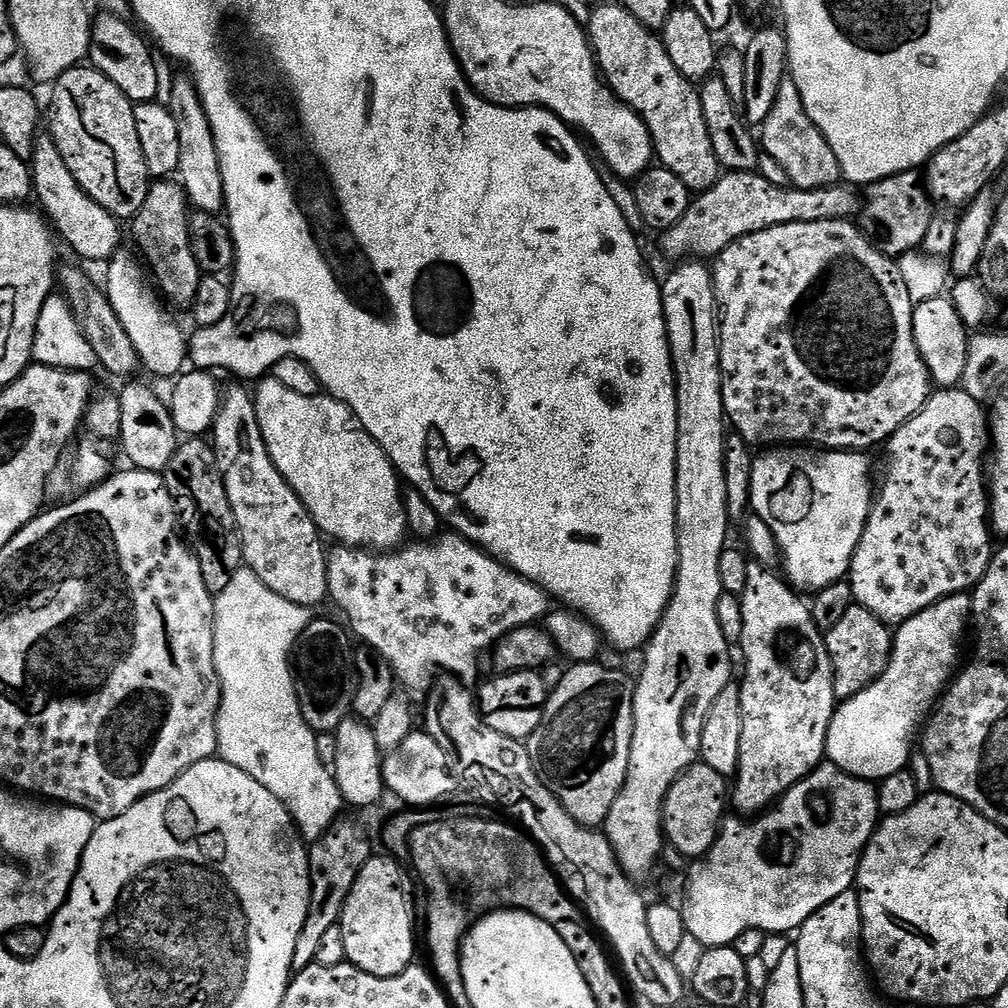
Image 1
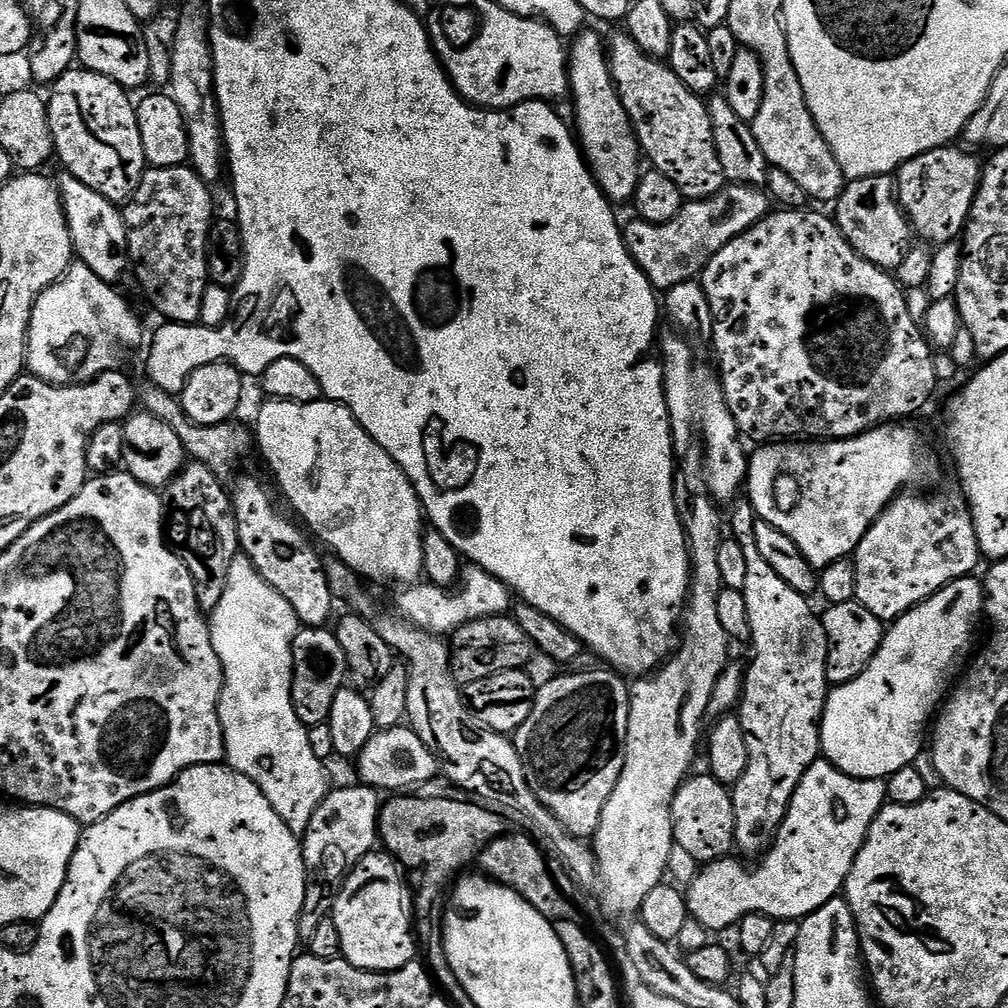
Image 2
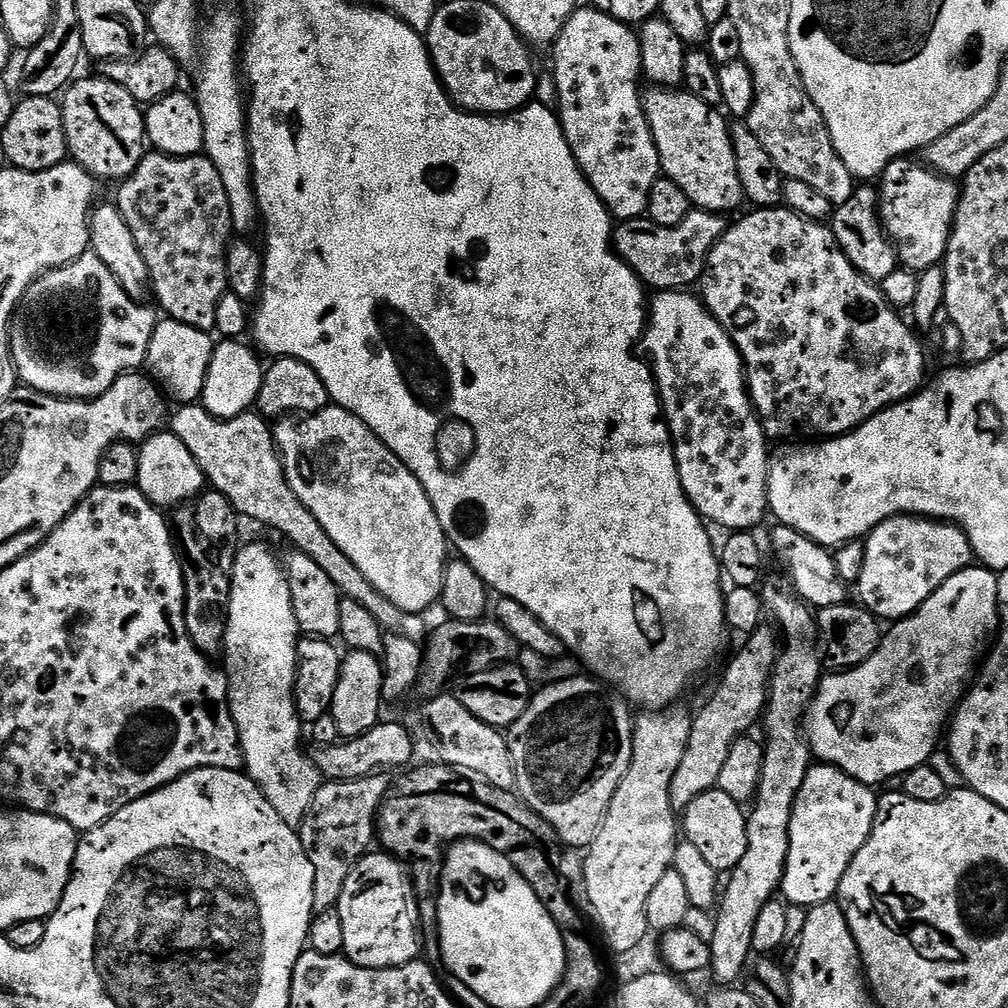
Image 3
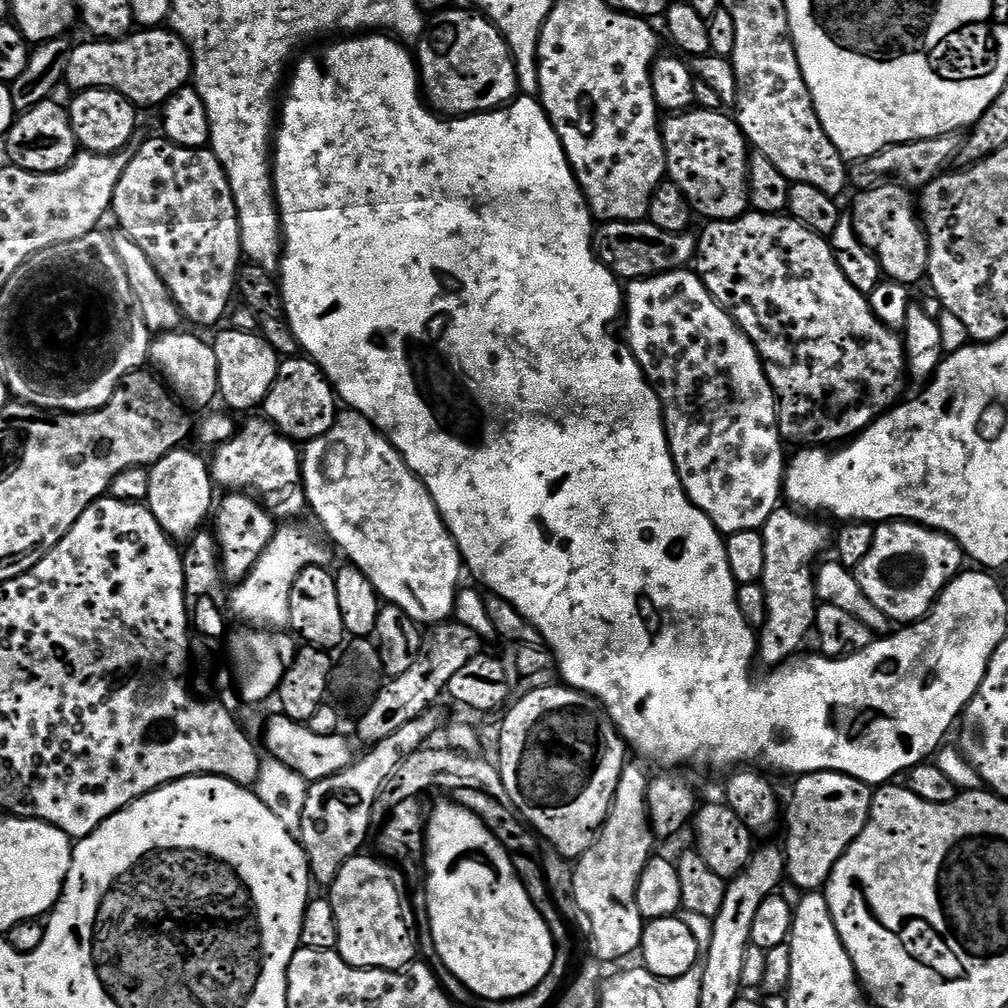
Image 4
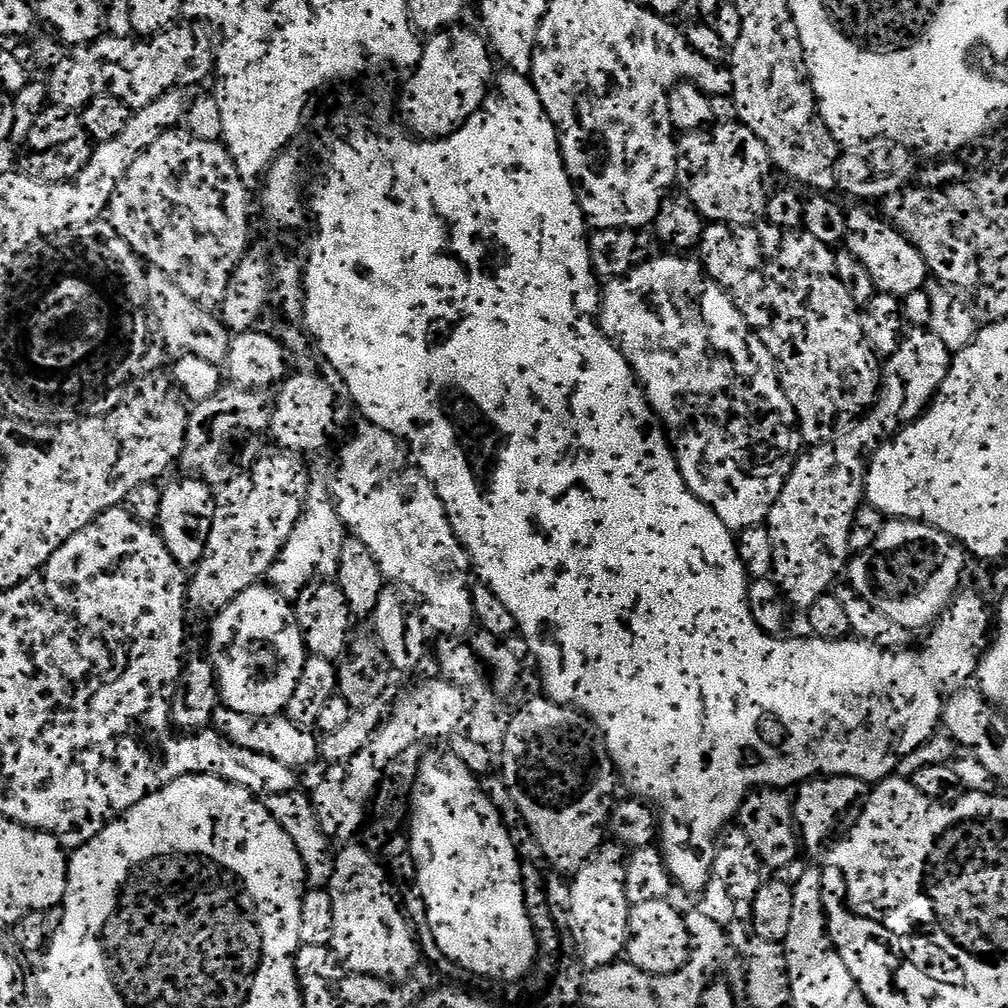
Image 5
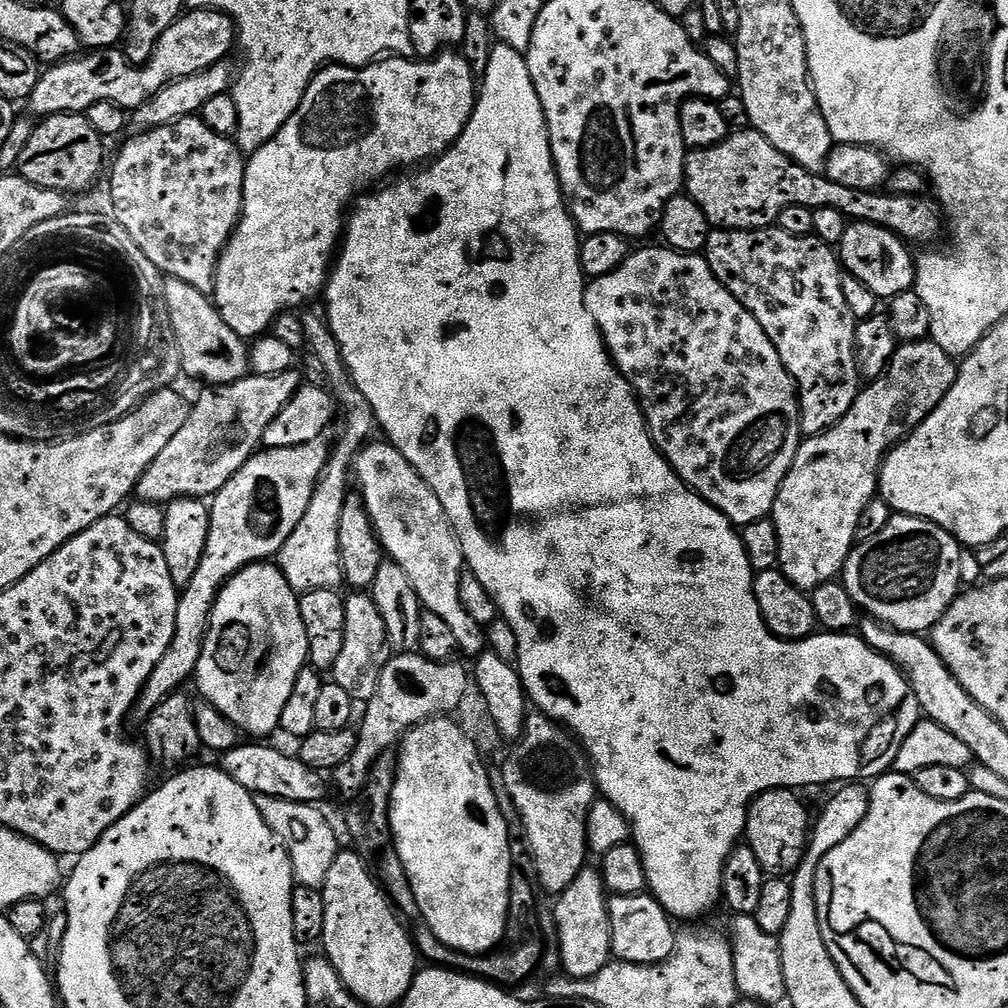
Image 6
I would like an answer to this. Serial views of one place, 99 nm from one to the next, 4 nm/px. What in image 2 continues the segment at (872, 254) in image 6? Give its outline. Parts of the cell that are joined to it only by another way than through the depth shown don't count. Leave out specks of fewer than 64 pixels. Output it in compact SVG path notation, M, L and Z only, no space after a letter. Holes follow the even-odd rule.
M956 147L926 150L926 154L910 158L894 173L896 194L912 224L913 233L932 246L951 244L961 239L972 203L978 194L982 160L976 157L979 155L975 151Z

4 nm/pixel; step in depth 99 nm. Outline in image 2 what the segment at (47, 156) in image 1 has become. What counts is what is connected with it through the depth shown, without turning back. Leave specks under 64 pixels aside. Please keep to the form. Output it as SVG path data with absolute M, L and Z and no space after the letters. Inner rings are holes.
M67 170L58 176L60 197L64 203L64 213L68 218L72 250L75 259L85 264L97 274L98 278L113 286L119 285L124 271L129 271L128 228L124 225L124 213L117 205L112 204L98 190L90 190L78 178L74 178Z

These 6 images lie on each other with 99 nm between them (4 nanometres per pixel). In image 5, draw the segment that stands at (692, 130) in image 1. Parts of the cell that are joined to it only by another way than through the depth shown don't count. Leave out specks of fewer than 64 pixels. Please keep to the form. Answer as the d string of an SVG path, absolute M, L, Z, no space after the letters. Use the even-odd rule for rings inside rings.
M716 122L697 132L683 133L675 145L676 184L679 191L684 192L690 202L694 202L705 221L713 224L754 224L764 216L770 195L768 175L774 172L774 165L764 143L745 124Z

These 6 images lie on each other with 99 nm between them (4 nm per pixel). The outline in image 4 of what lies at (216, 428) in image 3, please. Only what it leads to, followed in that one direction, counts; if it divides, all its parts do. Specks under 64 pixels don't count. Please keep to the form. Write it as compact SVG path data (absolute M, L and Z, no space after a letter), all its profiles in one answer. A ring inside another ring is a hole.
M259 418L260 420L248 420L244 424L244 429L233 431L232 435L227 437L223 442L217 443L215 445L214 451L216 453L213 454L213 456L210 456L210 471L212 473L212 479L215 481L217 485L220 484L224 488L224 490L231 490L232 492L242 492L247 493L249 490L251 490L253 493L259 494L261 497L263 497L262 503L265 508L268 509L269 512L272 513L273 517L277 521L280 522L292 522L295 520L292 520L295 518L295 516L300 516L303 514L303 512L306 512L306 509L308 508L308 499L306 498L306 494L304 493L304 474L302 471L302 452L299 447L293 441L289 440L287 436L284 436L280 433L279 430L277 430L276 427L273 426L273 424L269 424L267 419Z

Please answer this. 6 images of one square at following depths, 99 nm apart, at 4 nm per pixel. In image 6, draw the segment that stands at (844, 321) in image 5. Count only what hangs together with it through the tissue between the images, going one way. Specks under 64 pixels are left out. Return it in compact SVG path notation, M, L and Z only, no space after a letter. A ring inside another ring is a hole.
M775 226L759 228L757 232L713 230L708 236L702 255L707 260L712 273L718 278L718 282L722 282L722 286L726 286L726 290L730 290L730 294L734 294L734 298L738 298L738 302L742 302L742 306L746 306L746 310L750 314L754 314L754 318L758 318L758 326L762 326L762 330L766 330L766 338L770 338L770 342L774 342L774 350L778 350L778 358L782 358L782 366L790 374L792 383L796 386L796 394L800 401L801 433L805 437L810 437L820 436L823 432L827 432L844 417L850 410L850 406L854 406L856 395L860 393L862 387L860 367L856 361L856 325L858 321L850 314L850 309L846 307L846 301L842 295L842 265L833 245L823 244L815 234L795 236L794 234L786 234Z

